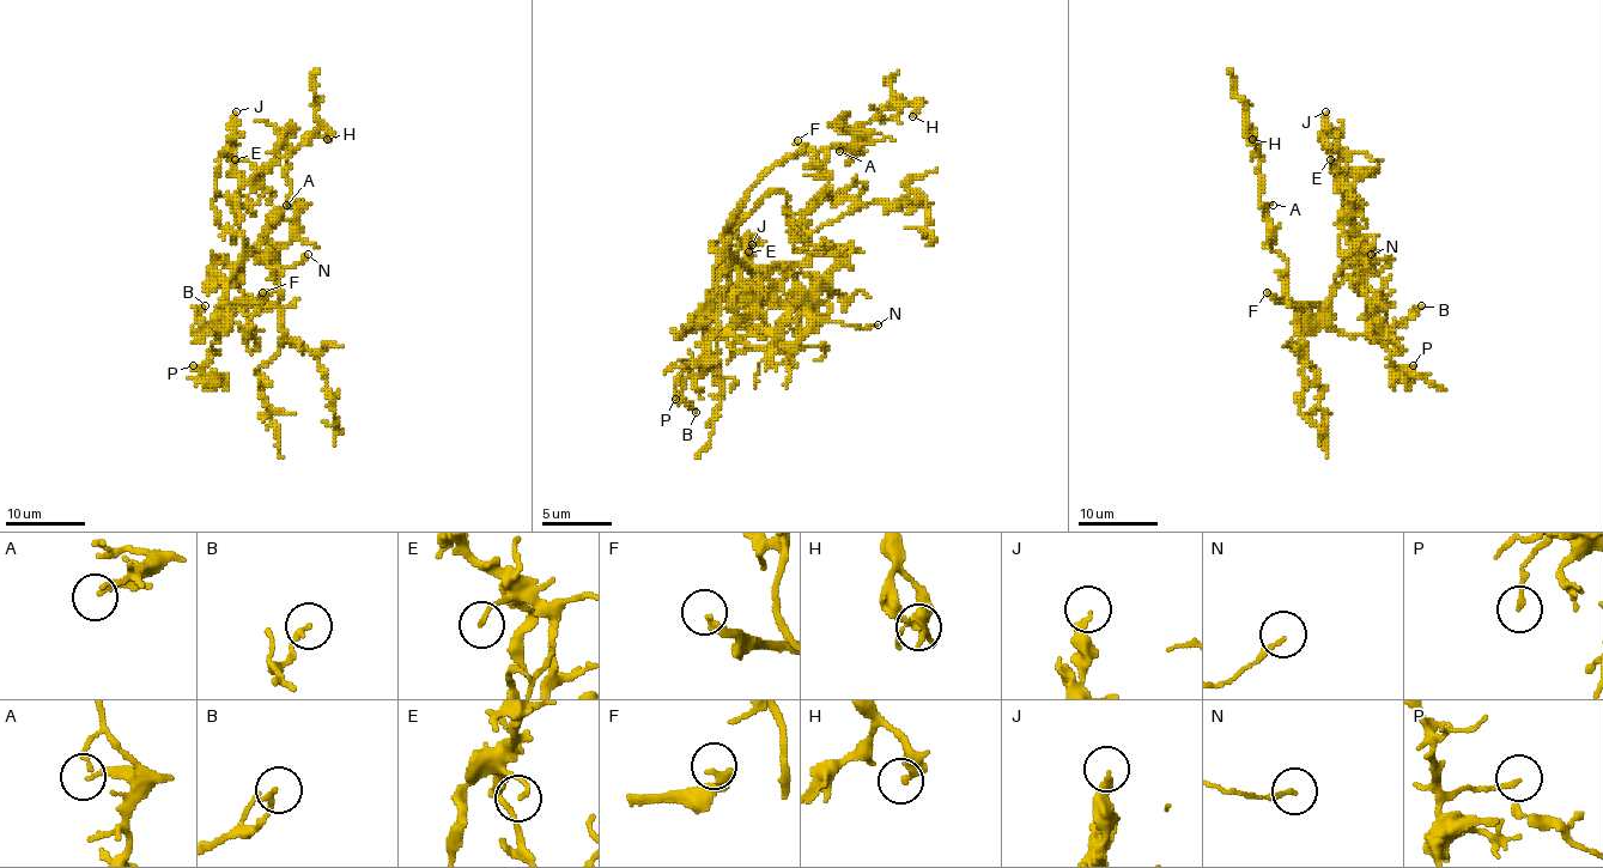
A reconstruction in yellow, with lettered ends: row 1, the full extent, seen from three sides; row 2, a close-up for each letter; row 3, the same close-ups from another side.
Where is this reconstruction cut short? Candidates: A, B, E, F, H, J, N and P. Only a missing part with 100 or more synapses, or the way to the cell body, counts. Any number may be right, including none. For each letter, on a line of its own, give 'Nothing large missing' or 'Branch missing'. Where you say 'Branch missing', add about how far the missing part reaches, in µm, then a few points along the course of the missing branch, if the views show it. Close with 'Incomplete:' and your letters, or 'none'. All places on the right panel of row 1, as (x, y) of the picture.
A: Nothing large missing
B: Nothing large missing
E: Nothing large missing
F: Branch missing. Missing length about 25 µm. Course of what is missing: (1267, 292), (1297, 275), (1352, 275), (1370, 281)
H: Nothing large missing
J: Nothing large missing
N: Nothing large missing
P: Nothing large missing
Incomplete: F

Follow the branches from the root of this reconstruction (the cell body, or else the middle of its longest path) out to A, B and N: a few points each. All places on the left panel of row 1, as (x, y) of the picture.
A: (256, 311), (260, 304), (274, 305), (280, 299), (275, 254), (292, 238), (298, 223), (298, 207), (286, 205)
B: (256, 311), (247, 315), (226, 305), (217, 335), (196, 317), (205, 305)
N: (256, 311), (247, 315), (226, 305), (223, 317), (235, 268), (253, 250), (281, 266), (296, 266), (308, 254)

